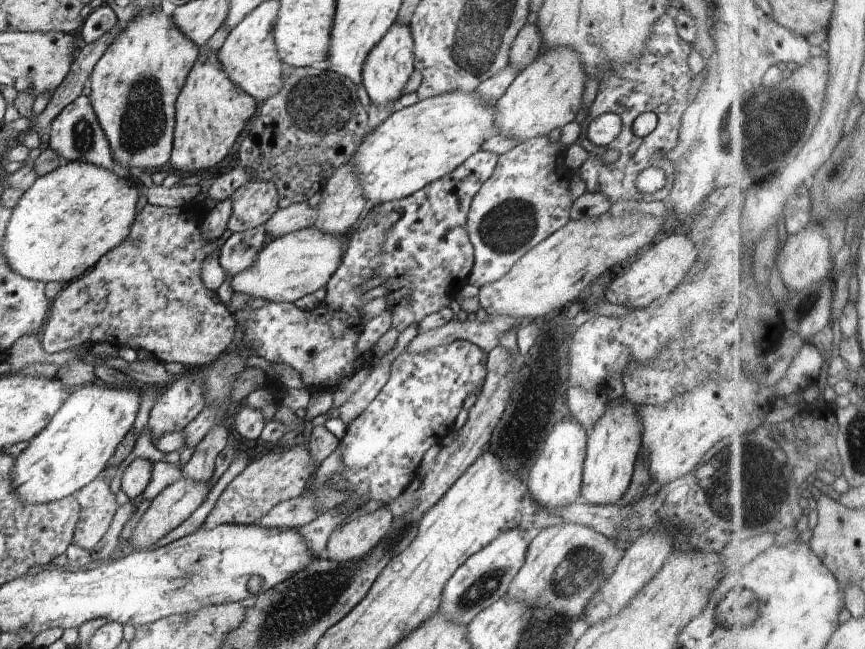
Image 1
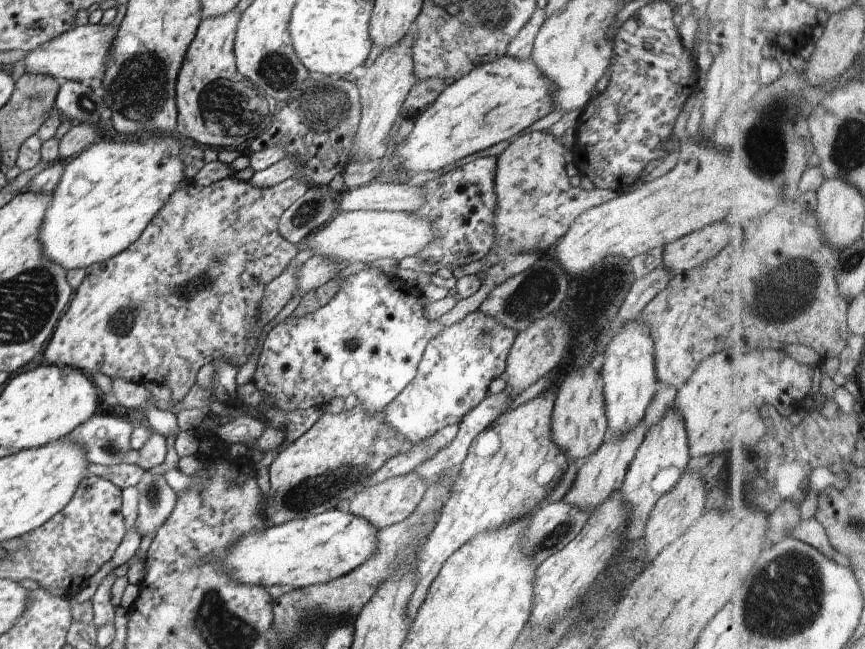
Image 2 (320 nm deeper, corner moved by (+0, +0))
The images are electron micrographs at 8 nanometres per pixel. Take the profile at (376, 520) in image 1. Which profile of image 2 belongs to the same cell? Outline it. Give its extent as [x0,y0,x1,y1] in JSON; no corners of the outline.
[348,473,430,530]

